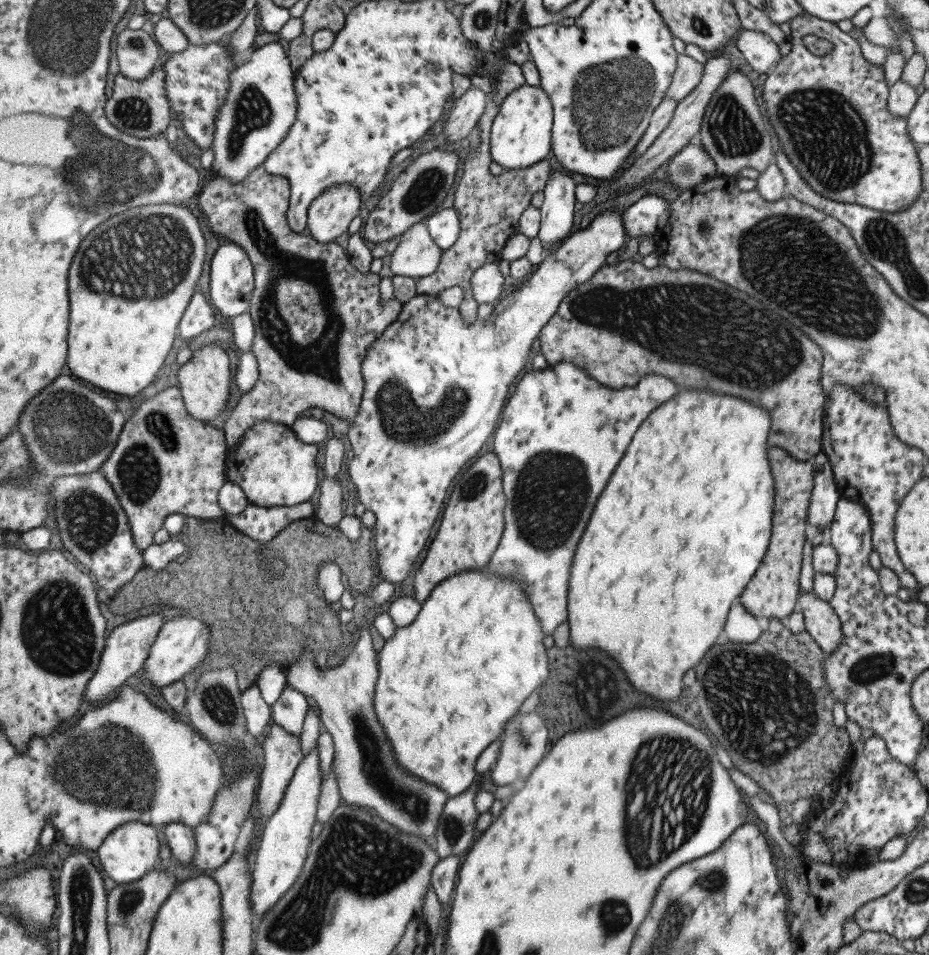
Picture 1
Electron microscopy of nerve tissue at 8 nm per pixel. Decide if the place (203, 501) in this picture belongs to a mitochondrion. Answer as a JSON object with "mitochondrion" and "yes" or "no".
{"mitochondrion":"no"}

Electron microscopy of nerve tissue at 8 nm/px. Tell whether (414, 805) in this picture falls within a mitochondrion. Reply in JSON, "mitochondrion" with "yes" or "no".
{"mitochondrion":"yes"}

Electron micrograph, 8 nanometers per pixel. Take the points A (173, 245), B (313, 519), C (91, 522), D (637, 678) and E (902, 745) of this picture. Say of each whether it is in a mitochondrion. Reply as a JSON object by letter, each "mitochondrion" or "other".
{"A":"mitochondrion","B":"other","C":"mitochondrion","D":"other","E":"other"}

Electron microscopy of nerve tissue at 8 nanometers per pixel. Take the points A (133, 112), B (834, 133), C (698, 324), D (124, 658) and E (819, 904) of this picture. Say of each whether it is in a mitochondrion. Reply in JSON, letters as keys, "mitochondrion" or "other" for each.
{"A":"mitochondrion","B":"mitochondrion","C":"mitochondrion","D":"other","E":"other"}

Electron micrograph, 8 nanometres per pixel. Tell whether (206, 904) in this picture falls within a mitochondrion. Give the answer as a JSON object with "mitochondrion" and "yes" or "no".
{"mitochondrion":"no"}

